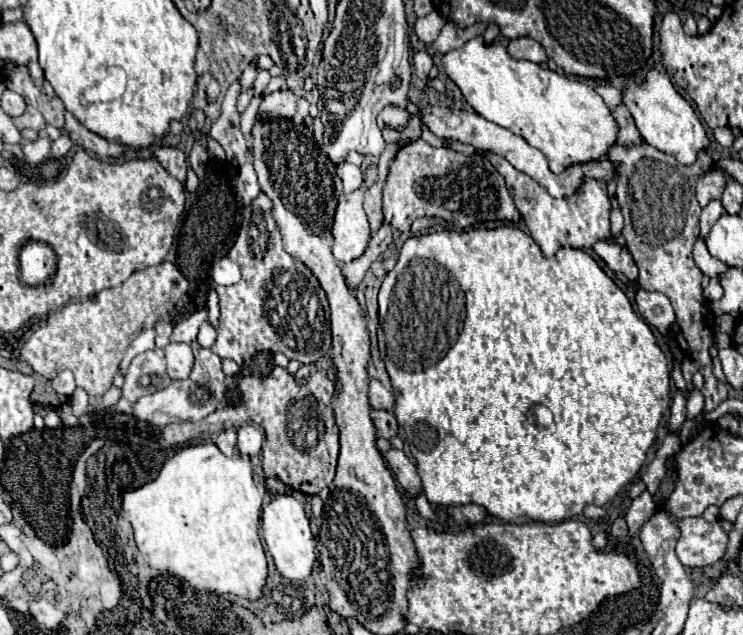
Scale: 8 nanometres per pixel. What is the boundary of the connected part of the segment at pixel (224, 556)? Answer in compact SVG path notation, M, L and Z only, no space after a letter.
M213 442L181 448L181 452L165 460L155 480L143 484L141 488L125 492L123 496L123 512L131 522L130 524L117 515L117 528L123 540L123 548L125 552L137 550L141 556L139 562L145 562L149 566L129 570L133 570L139 580L145 580L145 584L141 584L143 586L147 586L157 576L174 576L189 582L197 590L235 594L247 600L261 598L267 580L267 560L259 540L261 502L263 496L253 482L251 462L243 458L227 458Z

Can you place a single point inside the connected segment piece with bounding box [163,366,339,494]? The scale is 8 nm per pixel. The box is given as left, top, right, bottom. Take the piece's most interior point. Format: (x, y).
(302, 446)

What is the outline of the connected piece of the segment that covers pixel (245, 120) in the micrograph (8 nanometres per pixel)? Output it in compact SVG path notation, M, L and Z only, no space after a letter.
M263 94L253 96L253 100L251 100L251 104L247 106L247 110L241 114L241 132L245 132L245 136L249 136L249 132L251 132L251 128L253 128L253 120L257 118L261 100L263 100Z

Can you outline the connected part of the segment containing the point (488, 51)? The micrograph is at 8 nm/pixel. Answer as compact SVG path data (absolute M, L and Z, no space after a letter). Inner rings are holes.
M473 38L463 48L443 54L443 64L447 76L461 88L463 96L475 108L475 112L511 130L513 134L523 136L531 146L539 148L545 154L553 174L561 174L571 164L601 158L617 142L619 126L603 98L591 86L579 80L569 80L567 76L559 76L557 72L543 68L541 64L535 64L531 60L515 60L501 44L485 46L483 38Z

